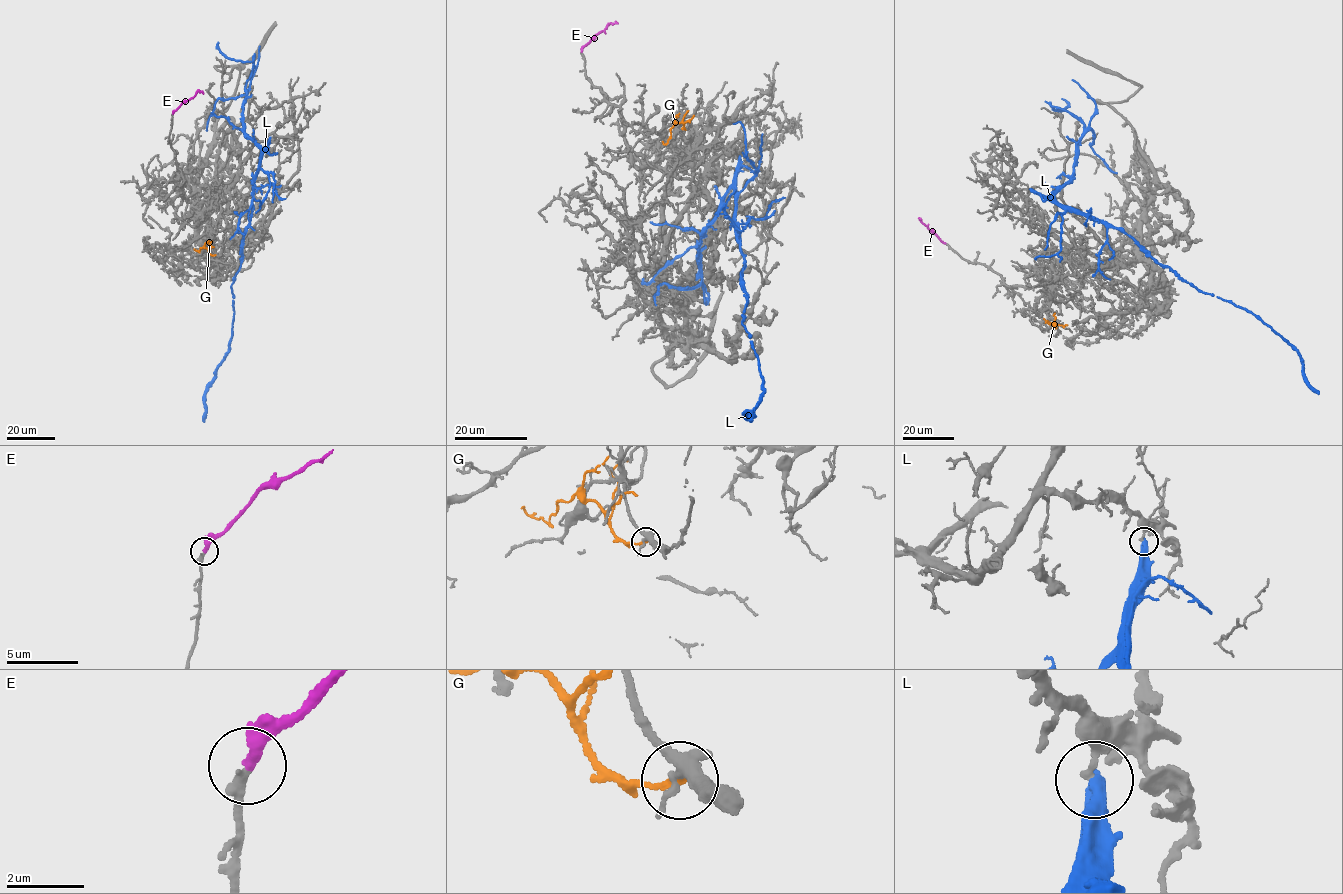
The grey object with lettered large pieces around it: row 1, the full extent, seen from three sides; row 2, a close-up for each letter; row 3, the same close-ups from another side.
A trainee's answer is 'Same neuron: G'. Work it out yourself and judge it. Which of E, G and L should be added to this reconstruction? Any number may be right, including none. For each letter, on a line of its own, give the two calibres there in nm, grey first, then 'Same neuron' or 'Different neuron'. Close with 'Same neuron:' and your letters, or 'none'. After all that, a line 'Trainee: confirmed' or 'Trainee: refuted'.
E: Thickness 240 nm (grey) against 260 nm. Same neuron
G: Thickness 200 nm (grey) against 180 nm. Different neuron
L: Thickness 190 nm (grey) against 600 nm. Different neuron
Same neuron: E
Trainee: refuted

